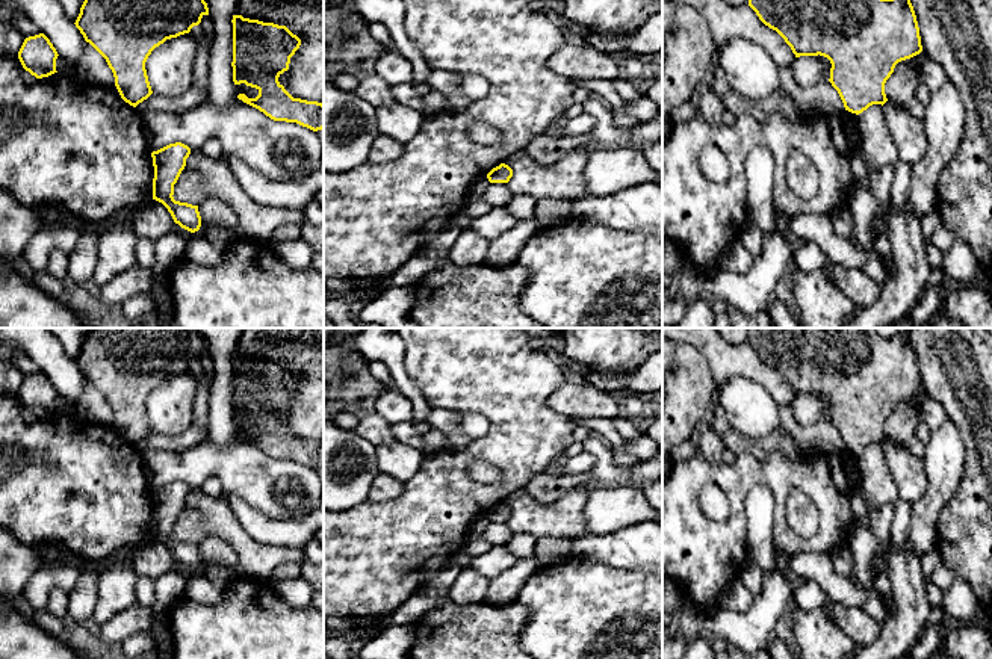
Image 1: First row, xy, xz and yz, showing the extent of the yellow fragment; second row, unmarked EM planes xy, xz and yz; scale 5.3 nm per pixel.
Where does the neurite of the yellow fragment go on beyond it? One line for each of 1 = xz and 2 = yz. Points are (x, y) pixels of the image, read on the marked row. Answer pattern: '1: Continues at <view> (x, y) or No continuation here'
1: No continuation here
2: No continuation here

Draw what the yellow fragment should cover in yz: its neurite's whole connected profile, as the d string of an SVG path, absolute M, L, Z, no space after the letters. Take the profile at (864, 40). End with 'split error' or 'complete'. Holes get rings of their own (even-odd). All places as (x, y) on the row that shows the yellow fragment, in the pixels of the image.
M749 0L759 20L776 30L795 57L824 56L830 60L829 82L838 91L845 110L862 113L873 104L885 104L885 83L898 62L922 51L919 27L910 0Z; complete

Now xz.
M501 163L487 174L490 183L508 183L511 177L513 169L505 163Z; complete

